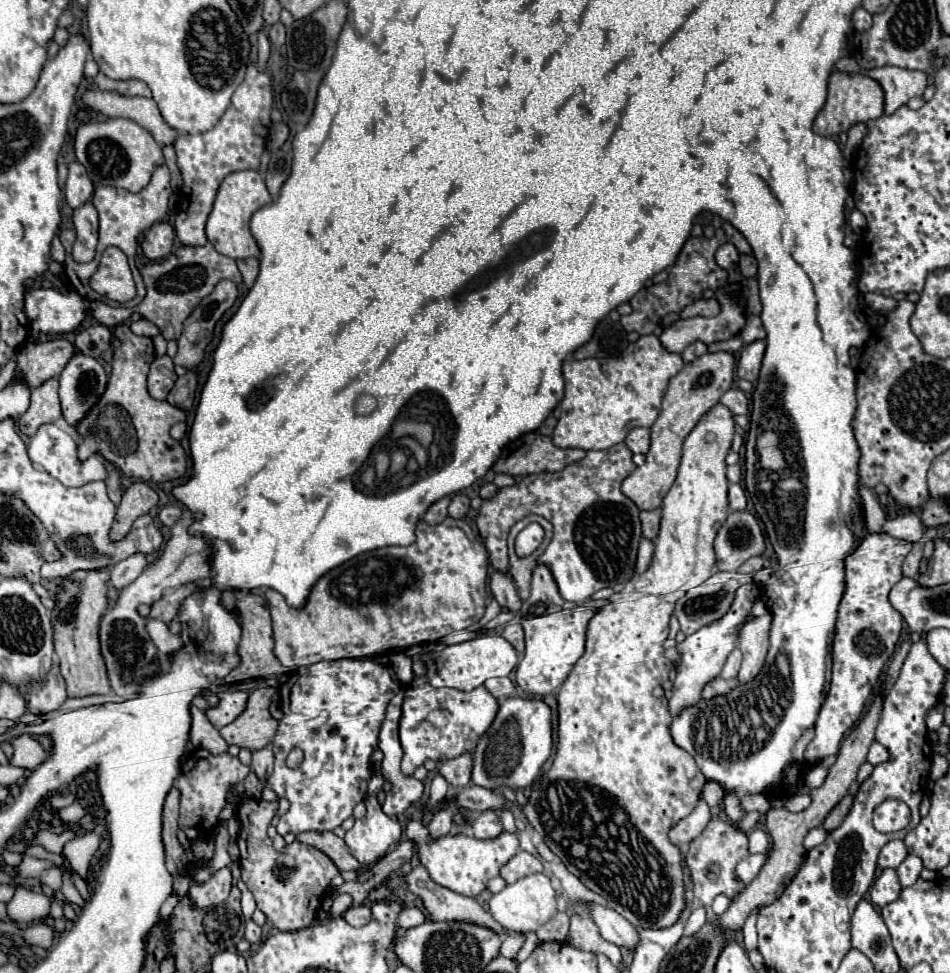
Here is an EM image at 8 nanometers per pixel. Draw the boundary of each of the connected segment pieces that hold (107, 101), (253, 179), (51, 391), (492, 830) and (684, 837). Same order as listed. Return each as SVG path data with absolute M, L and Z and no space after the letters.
M87 89L81 95L81 101L89 111L103 113L107 117L127 117L145 127L159 145L173 145L177 139L177 131L169 127L157 103L147 97L127 97L115 91L101 91L101 89Z
M237 171L237 173L227 175L219 187L213 211L211 211L207 225L205 225L205 233L207 233L209 243L221 255L227 255L231 259L259 257L259 247L249 231L249 219L259 207L263 207L267 203L271 203L271 197L269 197L269 191L265 189L263 177L257 171Z
M53 377L31 391L31 405L19 417L21 433L31 437L39 429L39 425L53 423L57 417L61 417L61 405L59 405L57 389L59 389L59 381Z
M491 809L489 811L483 811L471 823L471 827L473 827L473 835L477 839L493 839L493 837L497 837L503 831L503 825L501 825L499 815L495 811L491 811Z
M699 799L695 809L685 819L681 819L675 827L669 829L671 843L675 843L677 847L683 847L683 845L691 843L701 833L701 829L705 829L709 819L711 819L709 805L703 799Z

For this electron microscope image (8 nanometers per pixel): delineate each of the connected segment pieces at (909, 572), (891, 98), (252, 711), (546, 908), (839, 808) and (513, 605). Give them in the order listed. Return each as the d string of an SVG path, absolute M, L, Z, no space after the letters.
M917 541L917 543L913 543L913 549L909 551L909 555L905 557L905 563L903 563L903 575L905 577L913 577L917 573L921 555L923 555L923 541Z
M881 67L871 69L869 77L879 81L887 93L887 113L895 113L911 97L921 97L927 87L927 75L923 71Z
M273 687L257 689L249 695L247 709L229 725L221 727L219 733L229 745L237 745L249 751L259 751L267 747L277 731L277 721L269 713Z
M533 873L523 877L521 881L507 885L503 891L495 893L489 901L489 911L495 917L495 921L501 923L505 929L517 933L529 933L529 931L537 931L543 923L547 923L557 913L557 895L543 873Z
M845 795L845 797L829 811L829 815L827 815L825 821L821 823L821 827L823 827L825 831L833 831L837 825L841 825L841 821L843 821L845 815L849 813L851 805L853 805L853 795Z
M495 571L489 579L489 587L491 587L491 593L493 597L497 599L497 603L509 611L517 611L521 607L521 599L519 599L519 593L511 581L511 577L507 577L505 573L499 573Z

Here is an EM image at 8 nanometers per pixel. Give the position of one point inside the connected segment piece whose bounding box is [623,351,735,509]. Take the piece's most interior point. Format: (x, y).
(697, 387)

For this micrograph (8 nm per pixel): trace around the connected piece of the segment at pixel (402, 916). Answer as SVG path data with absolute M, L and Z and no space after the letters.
M407 907L407 909L403 909L401 913L399 913L399 917L397 917L397 927L399 929L411 929L411 927L417 927L417 925L421 925L421 923L425 923L425 913L421 911L421 909L417 909L417 907Z

